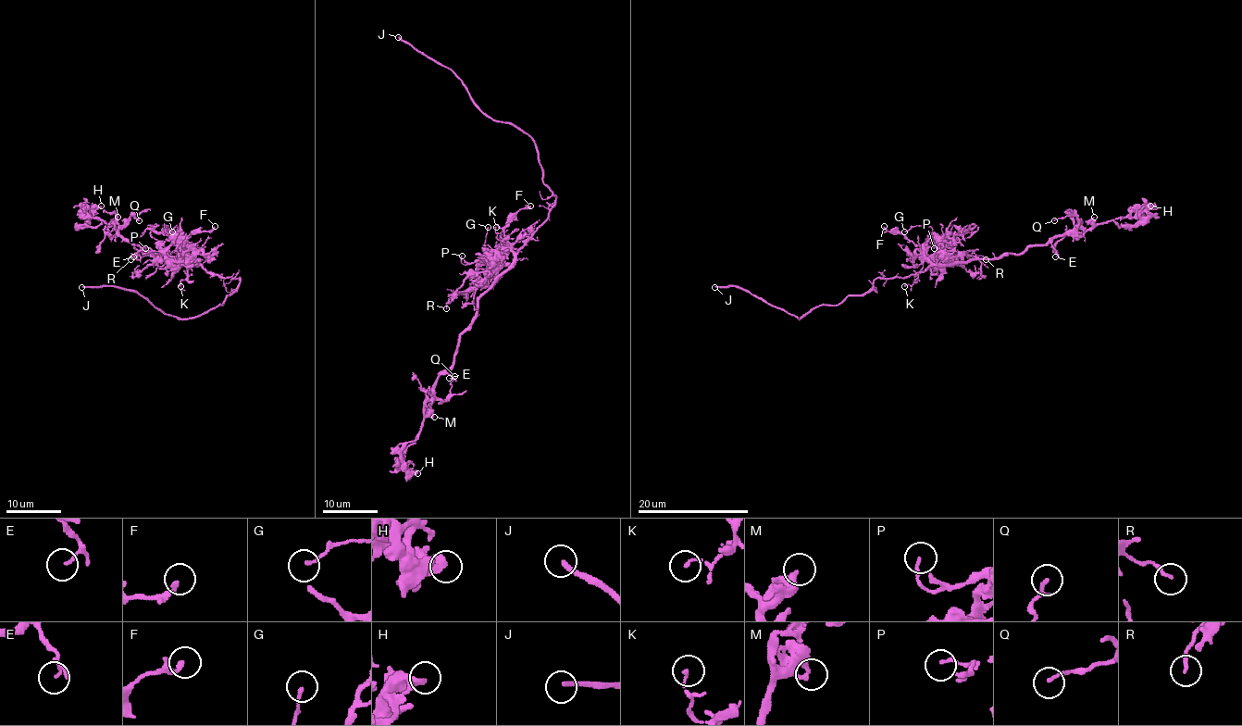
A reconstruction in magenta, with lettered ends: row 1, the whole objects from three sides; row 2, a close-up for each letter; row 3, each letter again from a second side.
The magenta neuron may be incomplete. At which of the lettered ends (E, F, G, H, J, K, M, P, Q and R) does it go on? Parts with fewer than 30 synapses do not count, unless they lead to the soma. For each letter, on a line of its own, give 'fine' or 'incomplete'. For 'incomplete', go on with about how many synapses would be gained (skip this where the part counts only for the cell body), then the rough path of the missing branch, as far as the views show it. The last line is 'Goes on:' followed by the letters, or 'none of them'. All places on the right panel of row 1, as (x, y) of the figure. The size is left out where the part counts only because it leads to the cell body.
E: fine
F: fine
G: fine
H: fine
J: incomplete; missing branch runs (714, 287), (705, 292), (690, 308), (683, 309), (676, 317), (674, 314)
K: fine
M: fine
P: fine
Q: fine
R: fine
Goes on: J

